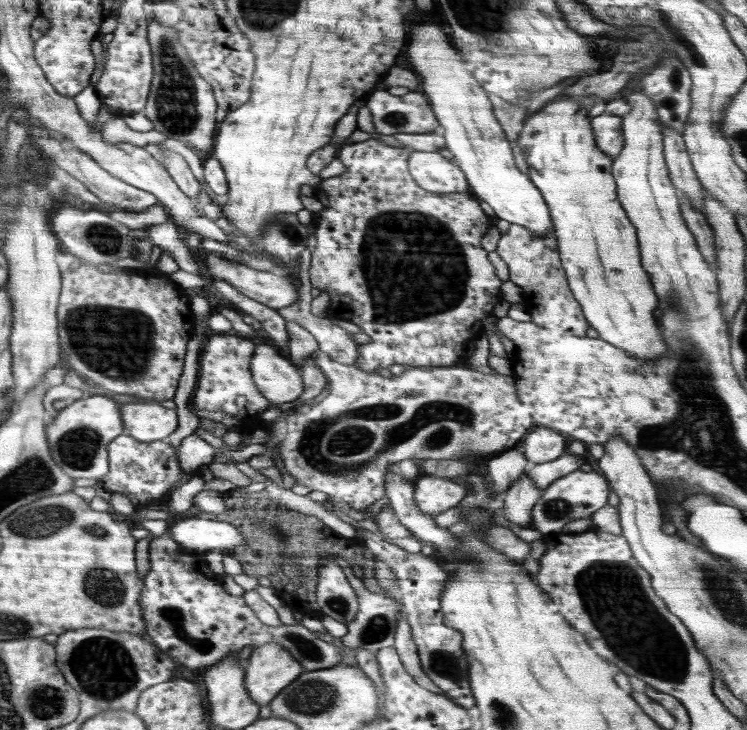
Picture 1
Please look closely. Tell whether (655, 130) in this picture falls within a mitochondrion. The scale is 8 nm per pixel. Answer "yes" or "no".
no

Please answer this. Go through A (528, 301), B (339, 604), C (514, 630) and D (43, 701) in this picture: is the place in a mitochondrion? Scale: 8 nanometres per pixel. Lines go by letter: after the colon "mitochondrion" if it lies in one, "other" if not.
A: other
B: mitochondrion
C: other
D: mitochondrion

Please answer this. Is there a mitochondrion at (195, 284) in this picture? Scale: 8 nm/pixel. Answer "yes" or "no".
no

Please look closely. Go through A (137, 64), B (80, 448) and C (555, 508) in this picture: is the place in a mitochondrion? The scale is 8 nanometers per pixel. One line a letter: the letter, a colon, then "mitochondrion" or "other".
A: mitochondrion
B: mitochondrion
C: mitochondrion

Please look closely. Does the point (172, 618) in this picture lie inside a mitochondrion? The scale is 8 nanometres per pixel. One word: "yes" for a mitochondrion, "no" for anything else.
yes

